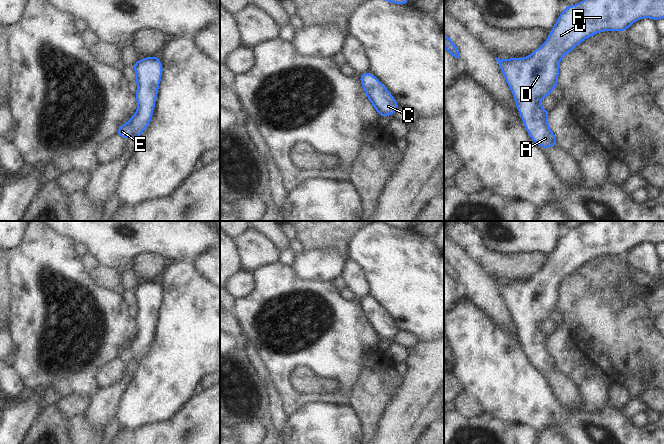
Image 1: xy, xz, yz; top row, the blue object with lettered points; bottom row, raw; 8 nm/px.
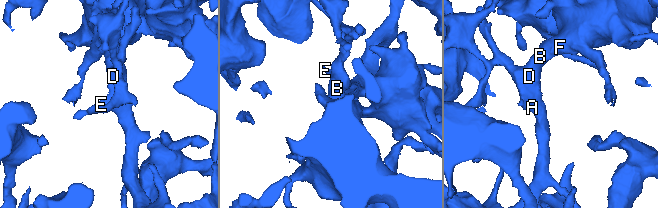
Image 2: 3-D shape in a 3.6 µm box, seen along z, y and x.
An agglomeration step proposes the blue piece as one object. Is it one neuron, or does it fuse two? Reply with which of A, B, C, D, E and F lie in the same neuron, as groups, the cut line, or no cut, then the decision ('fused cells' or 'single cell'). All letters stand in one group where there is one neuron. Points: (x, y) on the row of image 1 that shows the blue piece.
A B C D E F; no cut; single cell

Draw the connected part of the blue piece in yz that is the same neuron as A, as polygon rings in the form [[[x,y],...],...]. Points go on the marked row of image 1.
[[[583,0],[564,8],[544,44],[529,56],[500,60],[496,57],[513,93],[523,124],[536,144],[544,149],[558,146],[556,136],[549,128],[549,112],[540,102],[558,86],[561,59],[588,37],[603,31],[626,32],[631,24],[643,18],[651,18],[655,21],[664,18],[664,0]]]

